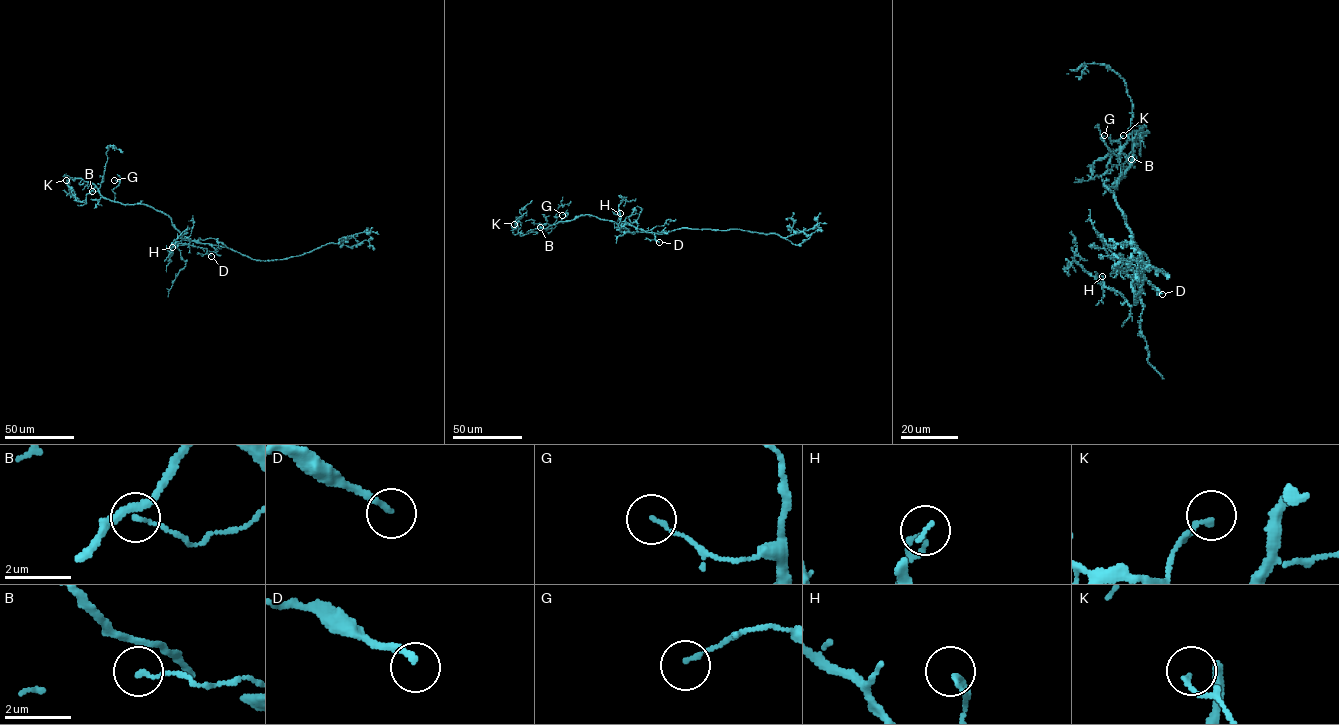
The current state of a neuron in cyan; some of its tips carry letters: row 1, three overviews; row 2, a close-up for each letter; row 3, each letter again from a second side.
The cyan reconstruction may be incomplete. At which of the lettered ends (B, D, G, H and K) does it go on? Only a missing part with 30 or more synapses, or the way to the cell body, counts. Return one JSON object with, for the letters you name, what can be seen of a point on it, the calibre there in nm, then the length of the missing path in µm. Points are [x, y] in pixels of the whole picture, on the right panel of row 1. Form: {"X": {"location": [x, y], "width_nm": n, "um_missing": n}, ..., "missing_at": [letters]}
{"D": {"location": [1162, 294], "width_nm": 180, "um_missing": 40}, "missing_at": ["D"]}

